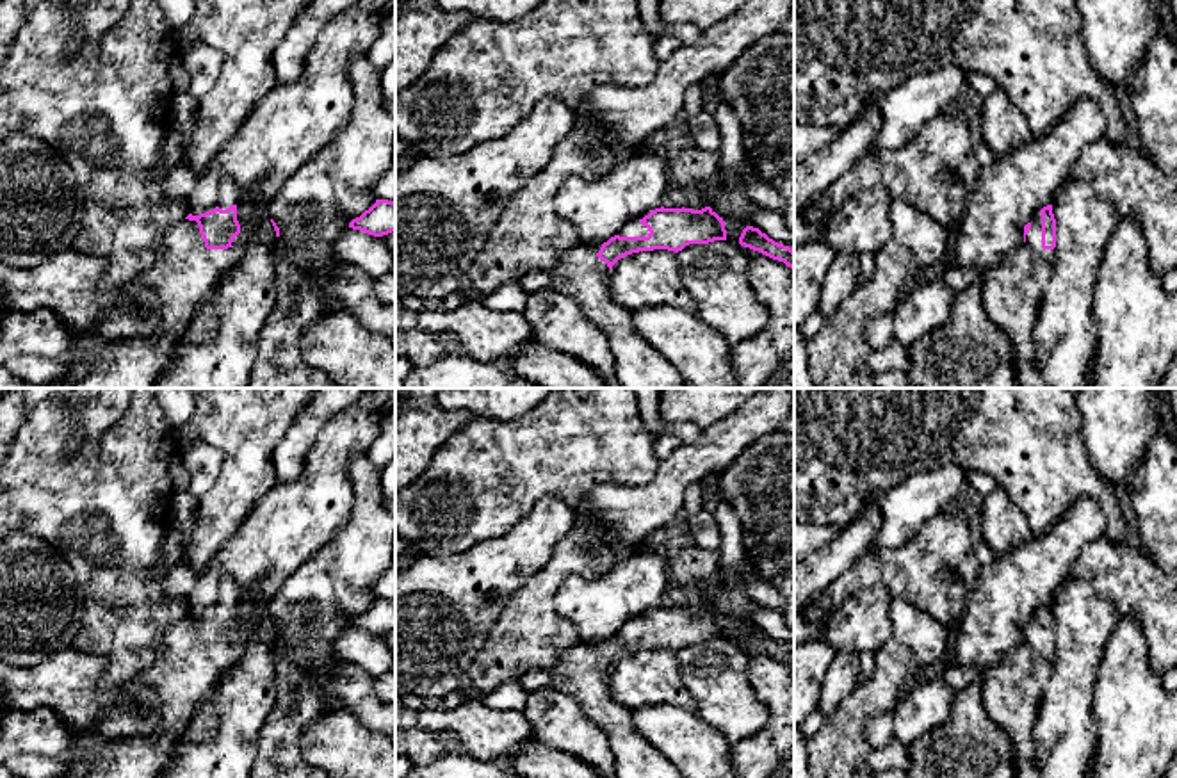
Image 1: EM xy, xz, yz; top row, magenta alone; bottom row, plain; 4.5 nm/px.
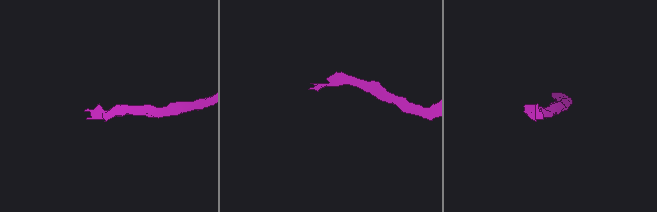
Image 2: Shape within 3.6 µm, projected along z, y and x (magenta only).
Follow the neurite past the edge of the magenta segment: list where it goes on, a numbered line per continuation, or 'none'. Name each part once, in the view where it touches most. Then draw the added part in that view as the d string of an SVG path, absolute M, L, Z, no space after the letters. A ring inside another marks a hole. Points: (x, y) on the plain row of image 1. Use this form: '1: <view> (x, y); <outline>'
1: xy (184, 668); M183 618L167 627L157 639L155 655L155 660L135 675L150 693L135 694L134 703L142 709L153 709L160 716L158 726L139 735L75 732L75 755L69 762L89 764L89 769L80 778L158 778L171 746L191 719L194 701L239 659L239 648L207 648L198 621ZM64 762L64 769L69 762Z

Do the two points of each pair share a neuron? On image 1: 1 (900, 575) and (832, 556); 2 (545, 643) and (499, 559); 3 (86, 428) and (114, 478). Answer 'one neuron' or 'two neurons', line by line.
1: two neurons
2: two neurons
3: two neurons

